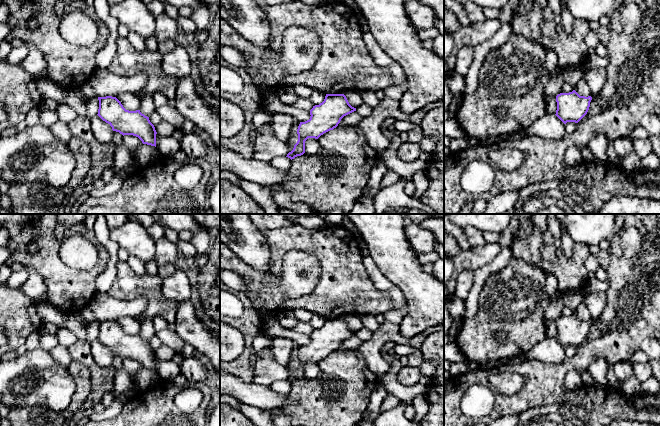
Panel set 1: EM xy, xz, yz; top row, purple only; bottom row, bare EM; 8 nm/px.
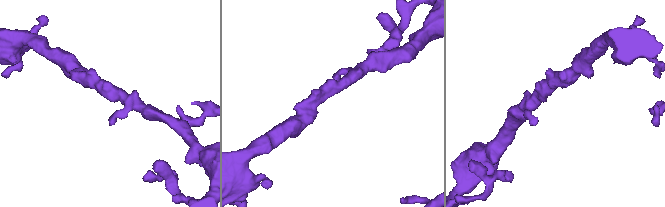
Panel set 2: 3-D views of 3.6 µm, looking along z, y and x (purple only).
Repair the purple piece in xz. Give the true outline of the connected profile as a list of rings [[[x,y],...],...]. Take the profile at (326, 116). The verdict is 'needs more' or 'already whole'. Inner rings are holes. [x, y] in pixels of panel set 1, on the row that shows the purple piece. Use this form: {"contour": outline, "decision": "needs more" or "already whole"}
{"contour": [[[326,94],[325,99],[319,105],[310,110],[310,119],[300,122],[297,134],[298,141],[286,157],[291,160],[305,153],[305,141],[308,138],[318,139],[324,133],[338,126],[341,119],[356,111],[344,94]]], "decision": "already whole"}

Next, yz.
{"contour": [[[575,90],[569,93],[560,93],[556,96],[556,116],[564,123],[578,123],[588,112],[591,96],[580,96]]], "decision": "already whole"}

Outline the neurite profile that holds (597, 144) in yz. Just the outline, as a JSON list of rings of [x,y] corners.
[[[602,134],[593,136],[589,140],[587,147],[592,152],[594,162],[598,164],[609,162],[609,159],[606,154],[608,143],[609,140]]]

